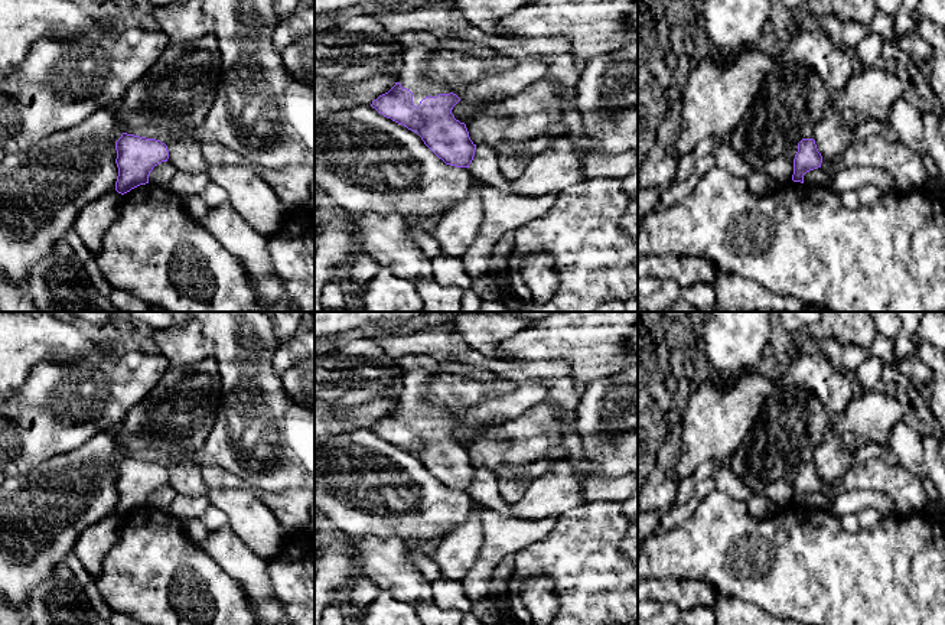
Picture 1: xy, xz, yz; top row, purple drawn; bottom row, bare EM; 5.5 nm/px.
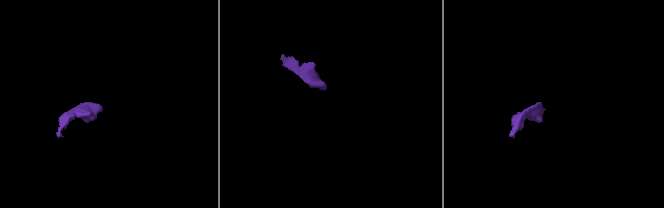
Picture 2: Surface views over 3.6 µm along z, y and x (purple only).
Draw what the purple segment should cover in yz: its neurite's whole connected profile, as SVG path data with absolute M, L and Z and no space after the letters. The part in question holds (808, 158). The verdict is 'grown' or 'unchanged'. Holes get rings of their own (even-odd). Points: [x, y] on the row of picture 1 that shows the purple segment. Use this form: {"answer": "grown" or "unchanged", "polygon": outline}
{"answer": "grown", "polygon": "M876 134L851 144L834 160L821 156L814 139L802 139L794 159L792 180L804 183L804 175L818 167L832 173L851 167L883 169L893 176L900 191L920 188L928 178L919 153Z"}

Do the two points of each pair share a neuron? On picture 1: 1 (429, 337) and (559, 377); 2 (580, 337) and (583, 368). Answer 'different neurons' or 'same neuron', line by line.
1: same neuron
2: same neuron

